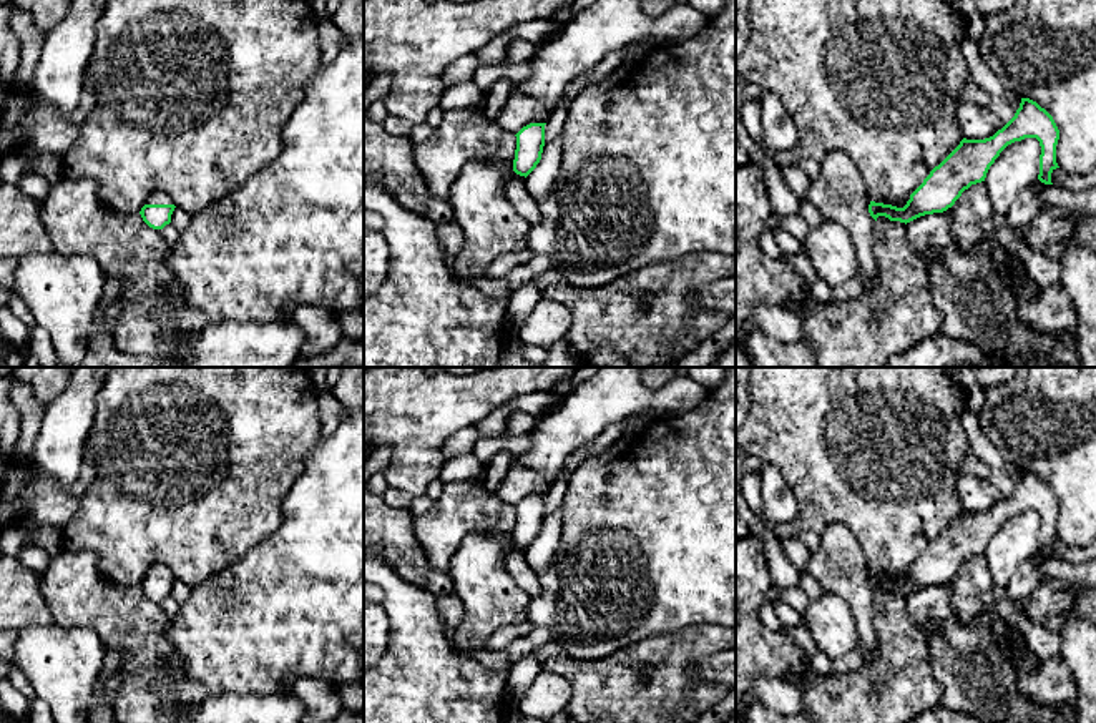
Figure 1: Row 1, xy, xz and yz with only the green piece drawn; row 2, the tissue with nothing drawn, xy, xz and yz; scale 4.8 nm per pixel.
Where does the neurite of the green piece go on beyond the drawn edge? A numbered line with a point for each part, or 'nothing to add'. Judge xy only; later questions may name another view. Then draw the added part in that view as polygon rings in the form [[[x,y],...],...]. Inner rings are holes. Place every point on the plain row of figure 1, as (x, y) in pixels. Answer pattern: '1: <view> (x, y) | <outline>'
1: xy (158, 569) | [[[154,563],[148,568],[146,577],[173,577],[173,572],[163,563]]]

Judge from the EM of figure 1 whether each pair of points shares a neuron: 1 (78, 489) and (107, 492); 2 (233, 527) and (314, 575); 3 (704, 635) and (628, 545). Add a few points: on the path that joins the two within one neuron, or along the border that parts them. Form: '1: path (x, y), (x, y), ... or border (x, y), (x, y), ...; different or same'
1: border (87, 459), (95, 471), (95, 479), (65, 524); different
2: border (281, 509), (281, 524), (228, 565); different
3: border (718, 624), (691, 624), (673, 632), (656, 634); different

